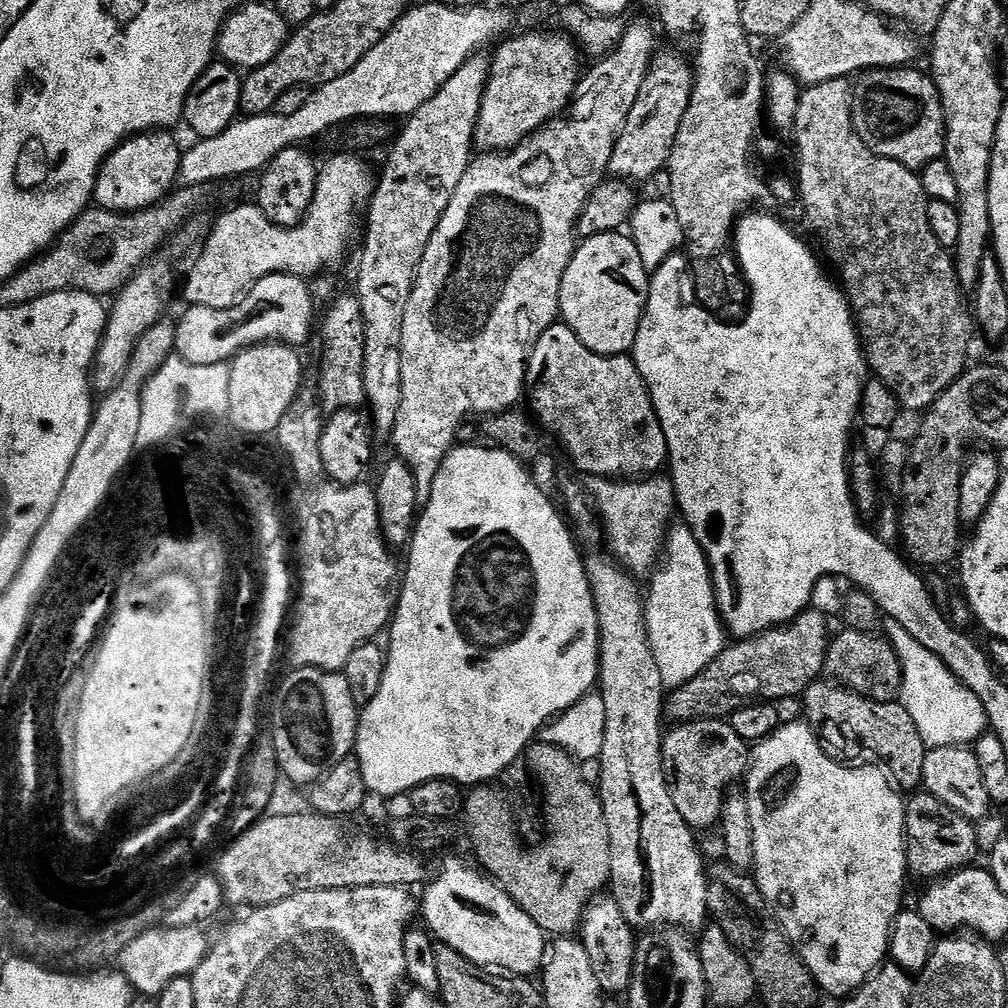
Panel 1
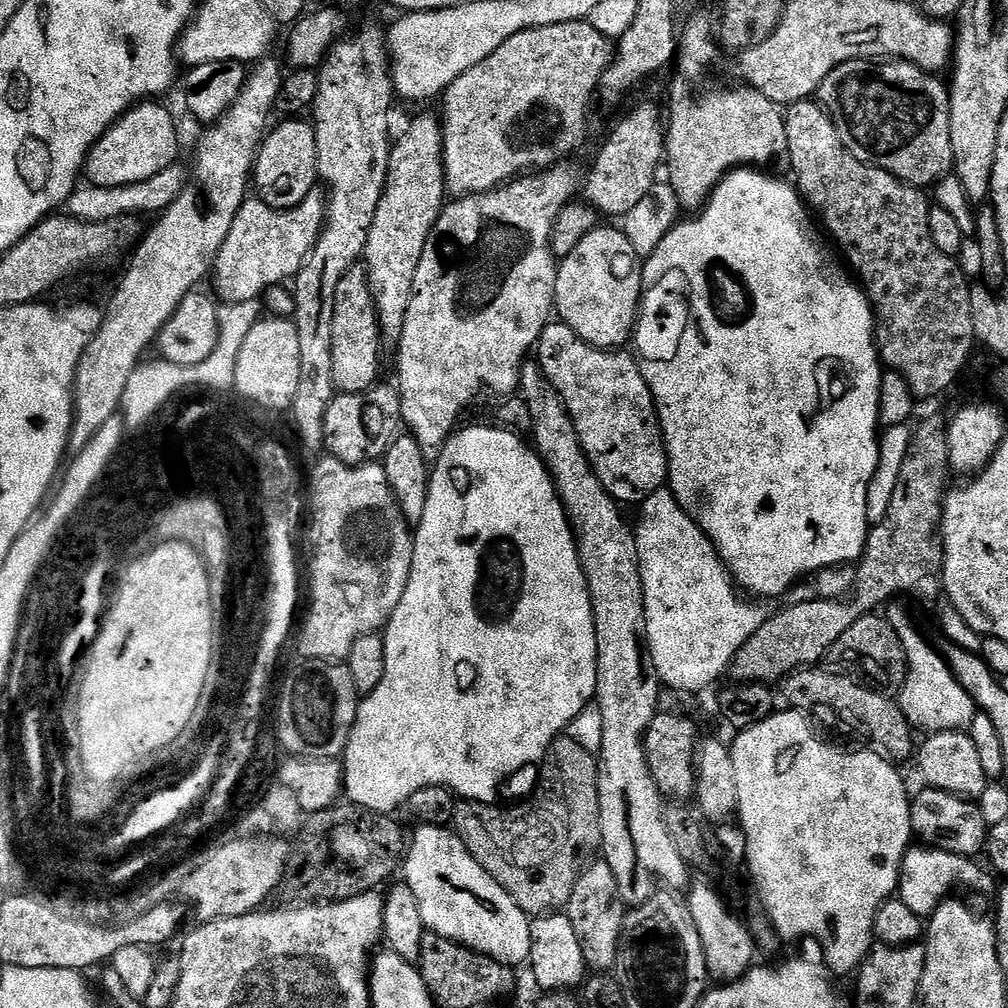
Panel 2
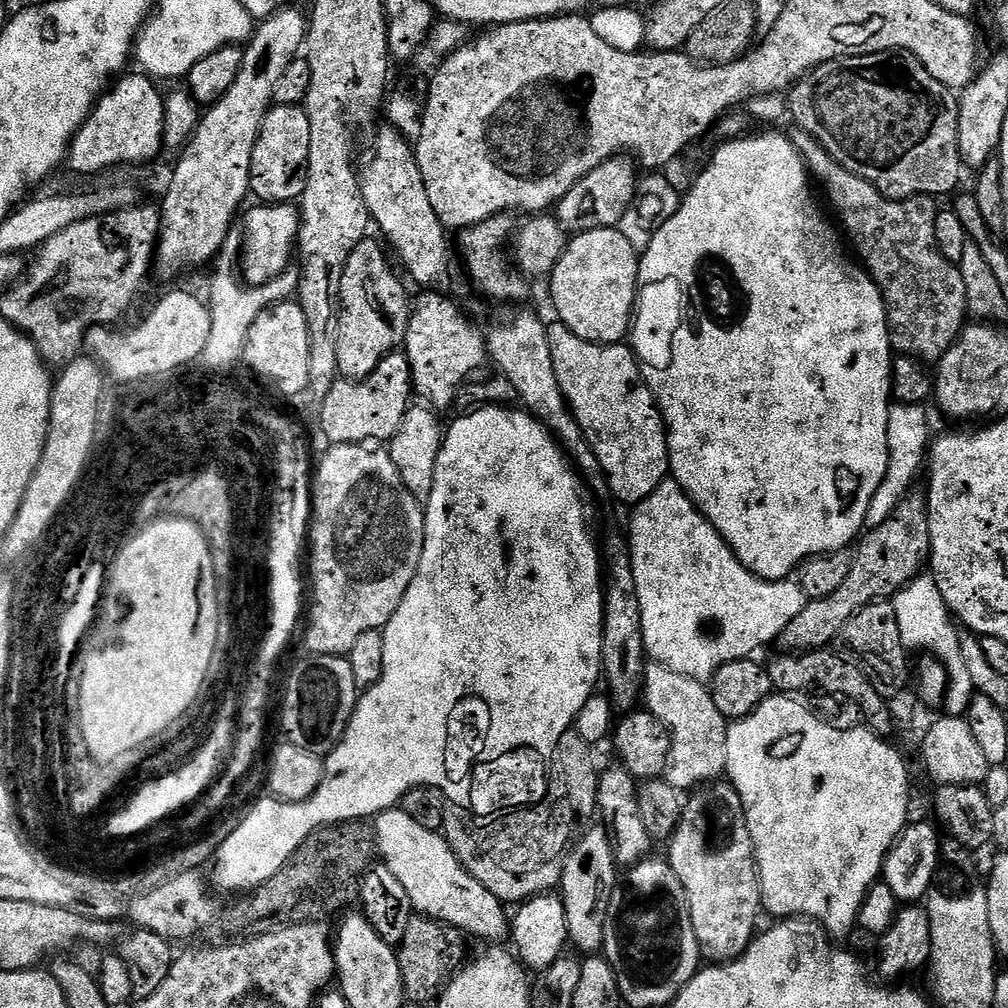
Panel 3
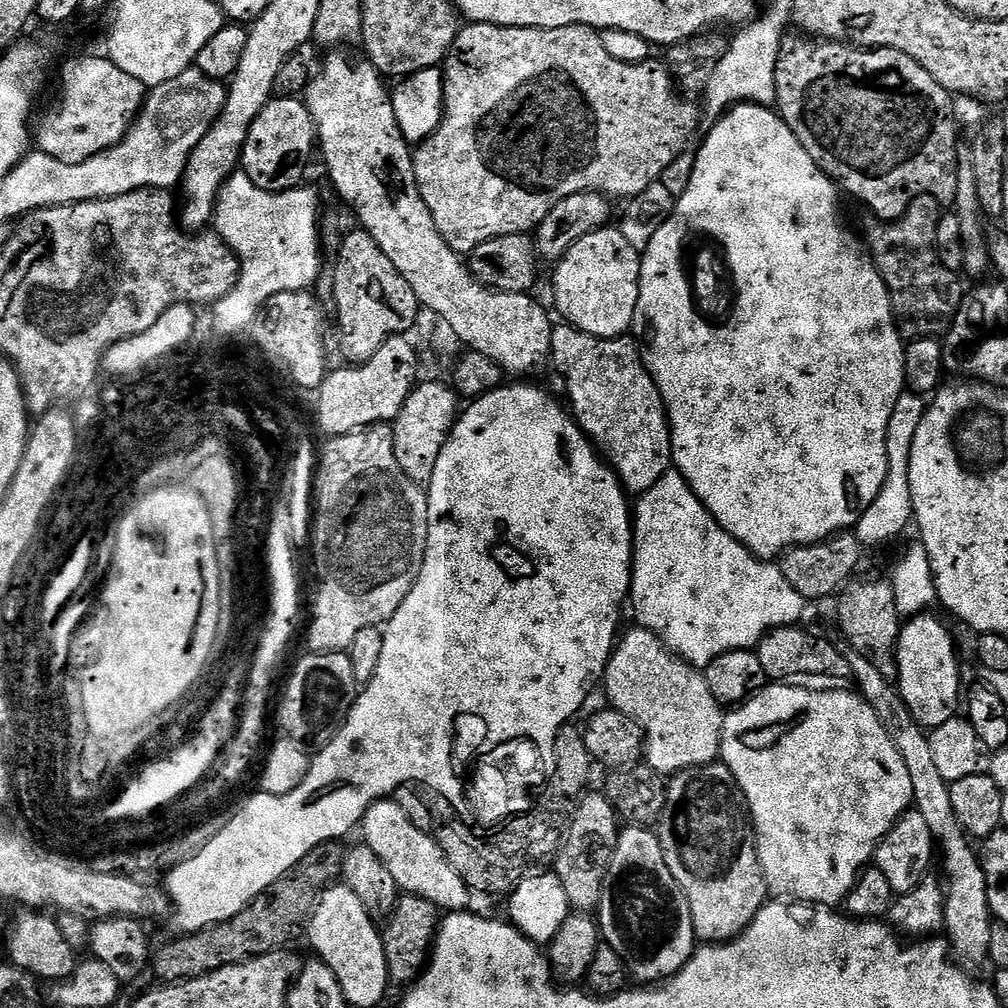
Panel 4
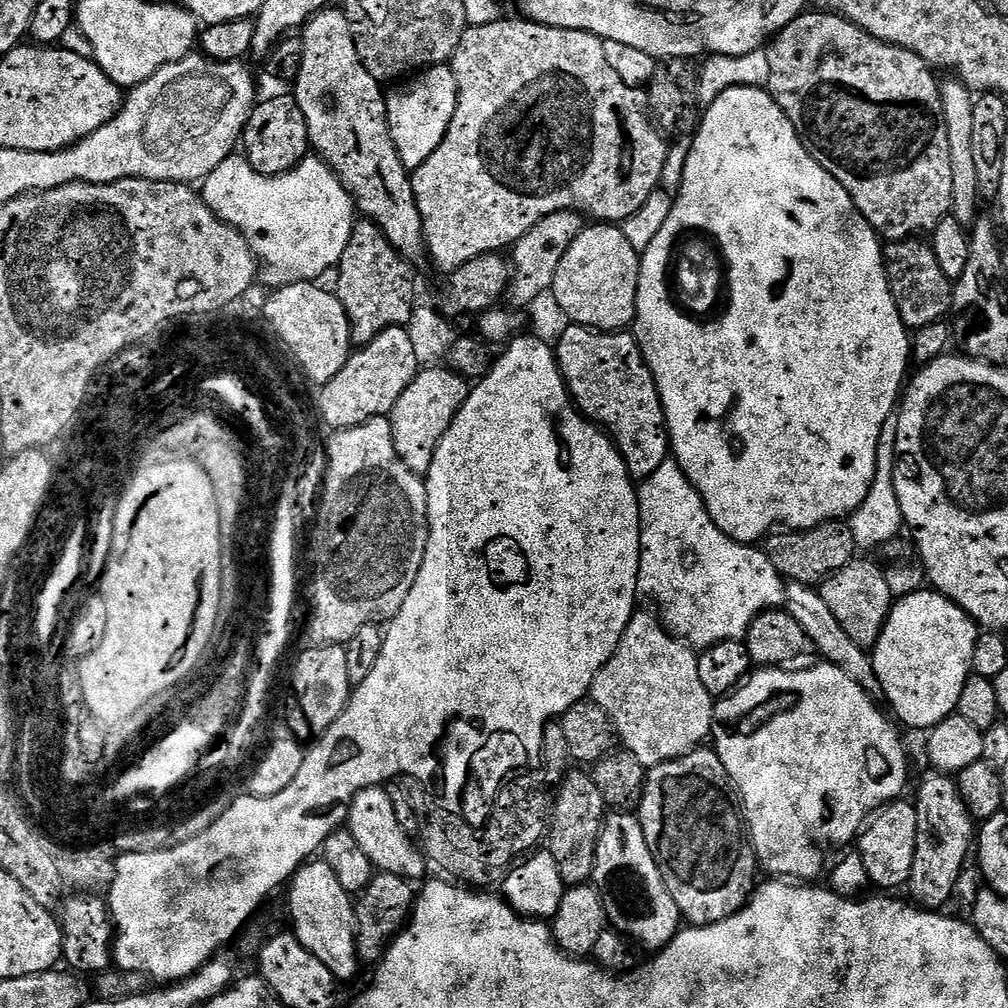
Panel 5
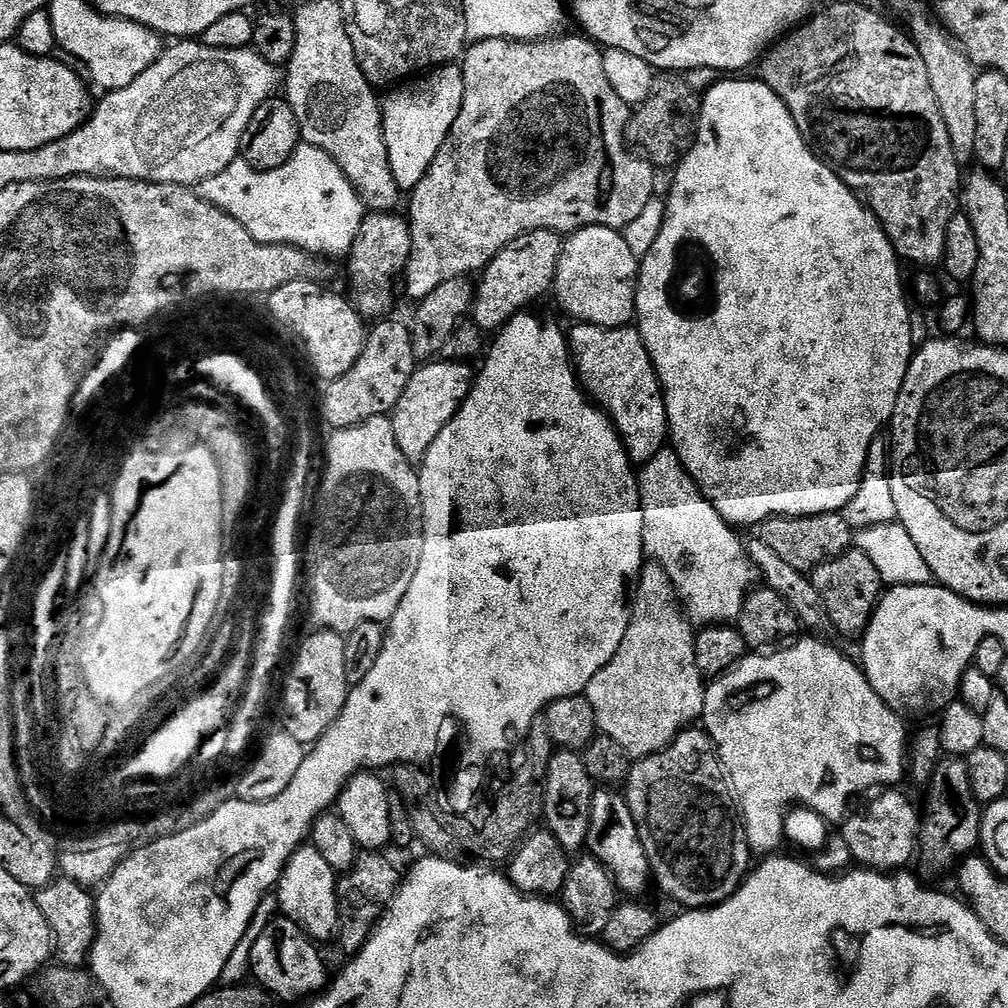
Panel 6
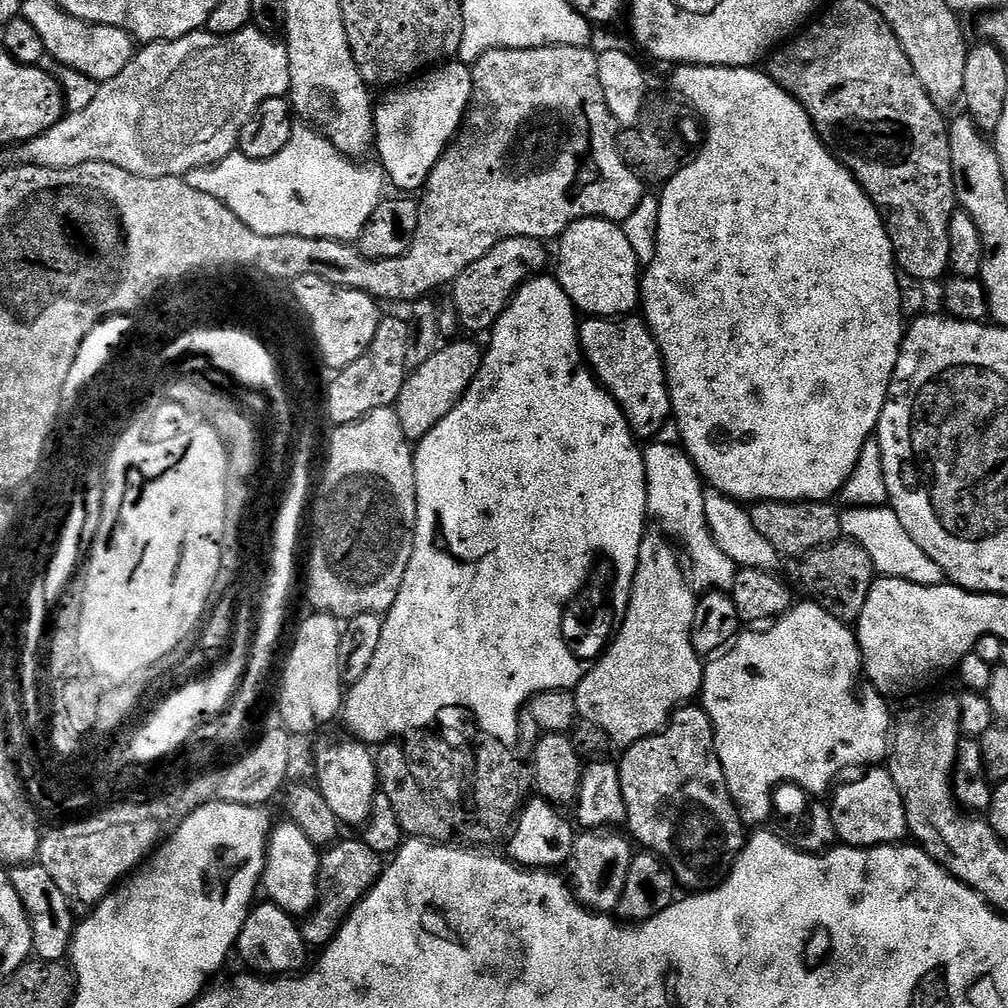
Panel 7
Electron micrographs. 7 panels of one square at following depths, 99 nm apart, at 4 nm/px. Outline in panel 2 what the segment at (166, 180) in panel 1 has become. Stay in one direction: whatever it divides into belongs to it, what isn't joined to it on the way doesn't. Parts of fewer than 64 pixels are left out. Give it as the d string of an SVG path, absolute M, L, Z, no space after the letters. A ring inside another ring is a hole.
M140 102L128 109L98 138L98 142L88 151L88 161L84 164L83 179L94 187L124 187L134 183L146 182L156 174L162 174L180 156L180 132L176 120L160 105L160 102Z

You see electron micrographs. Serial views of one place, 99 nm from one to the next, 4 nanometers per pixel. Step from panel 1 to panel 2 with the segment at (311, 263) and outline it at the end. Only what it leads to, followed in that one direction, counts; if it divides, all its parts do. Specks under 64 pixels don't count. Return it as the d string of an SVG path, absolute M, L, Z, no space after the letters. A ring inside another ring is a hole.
M320 190L293 208L272 208L258 198L245 199L210 273L211 283L216 283L215 295L220 295L224 304L259 301L268 289L291 281L300 273L300 267L318 242L325 215L326 196Z

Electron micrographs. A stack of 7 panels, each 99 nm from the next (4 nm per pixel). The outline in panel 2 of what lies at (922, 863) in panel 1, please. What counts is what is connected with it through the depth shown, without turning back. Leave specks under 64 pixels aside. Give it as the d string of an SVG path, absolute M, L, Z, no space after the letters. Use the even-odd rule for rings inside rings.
M925 787L923 791L911 797L910 818L913 833L919 839L921 836L924 839L921 841L925 845L933 848L941 848L959 856L979 857L984 852L984 843L988 840L989 829L988 823L982 818L979 803L937 788Z

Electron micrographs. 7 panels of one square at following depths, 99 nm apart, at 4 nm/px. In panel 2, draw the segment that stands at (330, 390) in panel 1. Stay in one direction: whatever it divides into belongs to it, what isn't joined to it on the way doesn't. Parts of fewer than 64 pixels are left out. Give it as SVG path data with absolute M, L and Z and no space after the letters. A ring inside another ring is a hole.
M351 268L334 293L334 386L340 394L366 392L377 383L380 372L380 315L372 297L368 269Z

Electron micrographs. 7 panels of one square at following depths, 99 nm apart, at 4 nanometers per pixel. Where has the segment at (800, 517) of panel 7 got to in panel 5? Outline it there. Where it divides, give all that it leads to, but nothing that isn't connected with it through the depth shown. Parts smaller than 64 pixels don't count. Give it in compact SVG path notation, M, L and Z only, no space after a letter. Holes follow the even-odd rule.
M828 520L816 528L773 531L767 537L766 551L770 562L785 581L819 586L835 572L842 570L842 566L849 564L857 555L858 547L851 523L844 520Z

